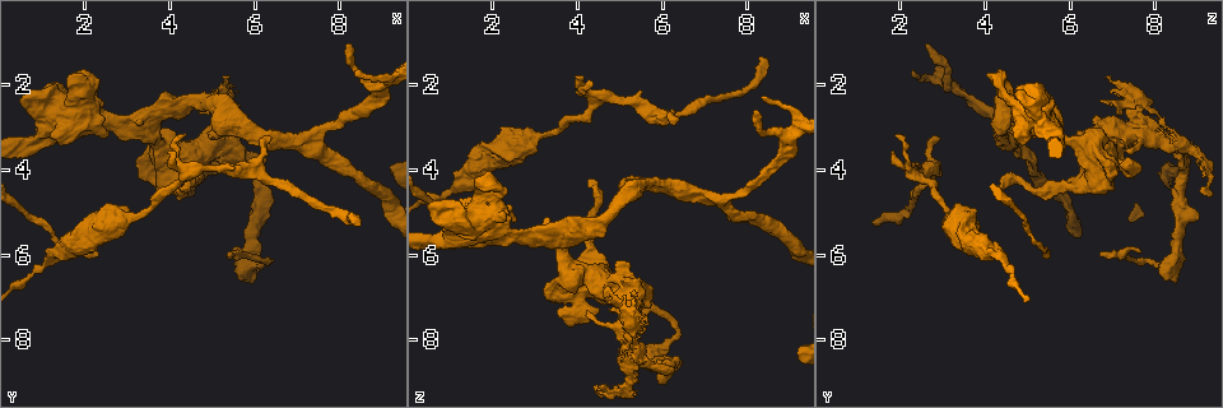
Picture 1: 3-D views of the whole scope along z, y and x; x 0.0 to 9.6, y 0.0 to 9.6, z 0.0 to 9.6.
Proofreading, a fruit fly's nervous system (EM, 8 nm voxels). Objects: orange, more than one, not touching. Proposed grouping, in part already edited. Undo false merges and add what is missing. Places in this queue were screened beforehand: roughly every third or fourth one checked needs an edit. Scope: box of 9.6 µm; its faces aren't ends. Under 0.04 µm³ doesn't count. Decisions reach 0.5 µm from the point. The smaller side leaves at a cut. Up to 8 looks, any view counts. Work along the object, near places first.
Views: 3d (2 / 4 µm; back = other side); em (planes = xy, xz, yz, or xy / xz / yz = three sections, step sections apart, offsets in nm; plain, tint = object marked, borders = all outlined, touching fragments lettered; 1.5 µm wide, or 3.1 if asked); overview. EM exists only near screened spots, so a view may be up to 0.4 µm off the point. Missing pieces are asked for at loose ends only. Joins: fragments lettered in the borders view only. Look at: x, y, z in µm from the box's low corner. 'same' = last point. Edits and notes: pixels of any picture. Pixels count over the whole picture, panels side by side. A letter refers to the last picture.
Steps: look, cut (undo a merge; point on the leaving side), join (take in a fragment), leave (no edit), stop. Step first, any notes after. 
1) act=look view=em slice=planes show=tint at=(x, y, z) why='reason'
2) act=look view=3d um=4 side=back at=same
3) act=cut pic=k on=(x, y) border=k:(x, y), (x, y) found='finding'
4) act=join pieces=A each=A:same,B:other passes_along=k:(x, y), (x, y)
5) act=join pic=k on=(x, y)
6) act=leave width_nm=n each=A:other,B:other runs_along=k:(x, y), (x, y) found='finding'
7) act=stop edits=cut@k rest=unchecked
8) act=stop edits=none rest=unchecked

act=look view=em slice=planes show=tint at=(2.80, 5.25, 3.30) why='sudden change in width'

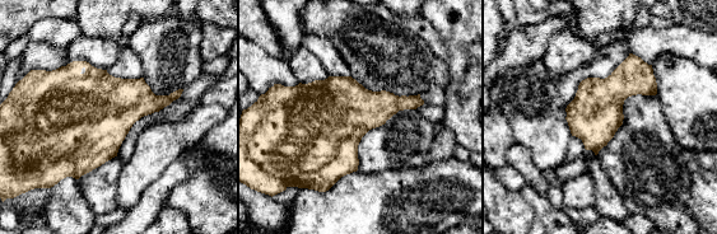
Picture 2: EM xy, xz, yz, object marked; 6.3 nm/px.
act=look view=em slice=planes show=borders at=same why='what lies round it'

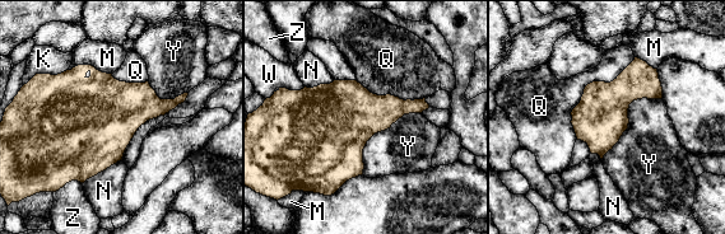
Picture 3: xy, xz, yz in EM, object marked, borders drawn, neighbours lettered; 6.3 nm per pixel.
act=leave width_nm=280 each=K:other,M:other,N:other,Q:other,W:other,Y:other,Z:other border=3:(661, 97), (630, 104), (602, 159) found='one neuron here'

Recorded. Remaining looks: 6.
act=look view=em slice=planes show=tint at=(1.30, 6.00, 4.20) why='thick turns thin'

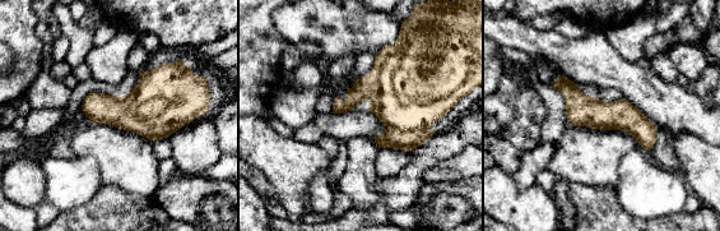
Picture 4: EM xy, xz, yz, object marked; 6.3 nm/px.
act=look view=em slice=planes show=borders at=same why='see the neighbours'

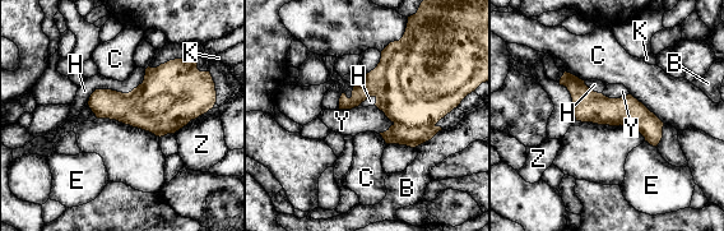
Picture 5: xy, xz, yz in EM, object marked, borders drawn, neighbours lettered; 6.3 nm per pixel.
act=leave each=B:other,C:other,E:other,H:other,K:other,Y:other,Z:other border=5:(375, 105), (391, 123), (383, 133) found='one neuron here'

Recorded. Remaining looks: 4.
act=look view=em slice=planes show=borders at=(4.00, 3.60, 1.85) why='free end'

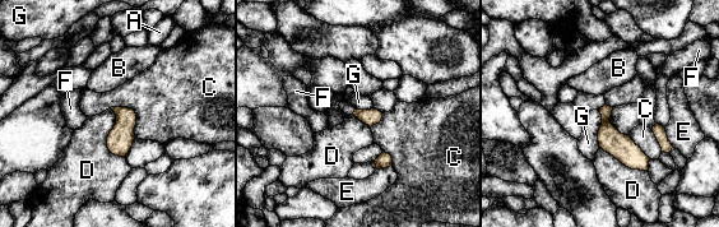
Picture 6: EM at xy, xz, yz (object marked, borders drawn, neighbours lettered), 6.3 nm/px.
act=leave each=A:other,B:other,C:other,D:other,E:other,F:other,G:other border=6:(110, 109), (107, 148), (124, 157) found='no lettered fragment goes on from it'

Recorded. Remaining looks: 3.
act=look view=em slice=xz step=4 show=tint at=(8.40, 5.25, 1.35) why='long arm stops here'

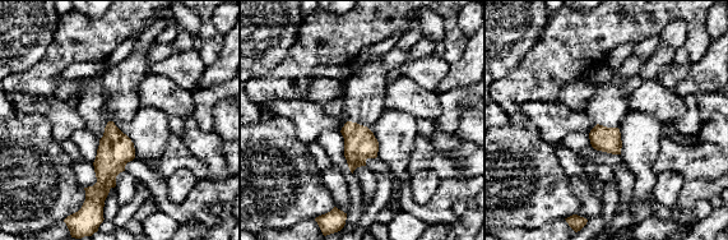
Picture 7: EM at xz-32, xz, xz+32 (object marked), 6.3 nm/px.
act=look view=em slice=planes show=borders at=same

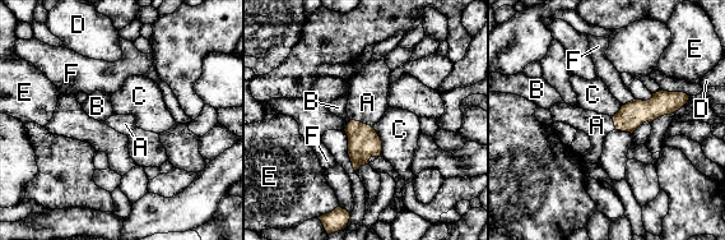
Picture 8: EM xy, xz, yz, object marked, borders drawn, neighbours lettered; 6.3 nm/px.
act=join pieces=A each=A:same,B:other,C:other,D:other,E:other,F:other passes_along=8:(363, 142), (359, 121), (367, 102) found='the neuron continues'

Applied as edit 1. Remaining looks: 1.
act=stop edits=join@8 rest=unchecked

